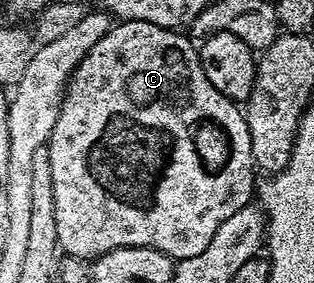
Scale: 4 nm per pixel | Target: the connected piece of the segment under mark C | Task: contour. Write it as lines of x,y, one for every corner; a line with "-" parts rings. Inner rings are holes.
126,19
117,22
106,33
106,37
102,37
98,41
98,45
94,45
94,49
90,49
90,53
86,53
86,57
82,57
82,61
76,66
76,71
68,80
68,86
64,89
64,100
60,106
58,113
58,121
54,121
54,129
52,136
46,144
50,153
50,175
54,177
54,221
58,224
58,241
60,242
60,251
65,256
74,259
97,259
102,253
113,251
119,247
153,247
162,253
166,253
174,261
179,261
188,257
195,257
206,245
213,240
214,233
217,232
219,225
229,220
234,213
237,213
244,206
251,204
254,199
254,183
252,187
252,171
254,172
254,164
252,162
252,150
250,149
250,129
244,120
243,110
233,100
228,99
222,93
218,93
218,89
214,89
214,85
210,85
210,80
206,78
206,73
202,69
202,61
197,44
193,42
187,34
179,35
179,30
170,27
159,27
150,21
142,21
141,19

